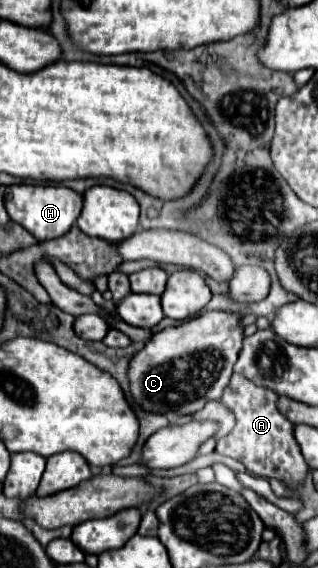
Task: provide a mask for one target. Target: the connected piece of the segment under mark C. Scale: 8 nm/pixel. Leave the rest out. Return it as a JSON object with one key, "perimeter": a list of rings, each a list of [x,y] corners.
{"perimeter":[[[205,311],[177,327],[155,333],[127,367],[131,397],[145,413],[193,415],[207,401],[219,399],[227,387],[237,353],[241,351],[243,325],[235,313]]]}

